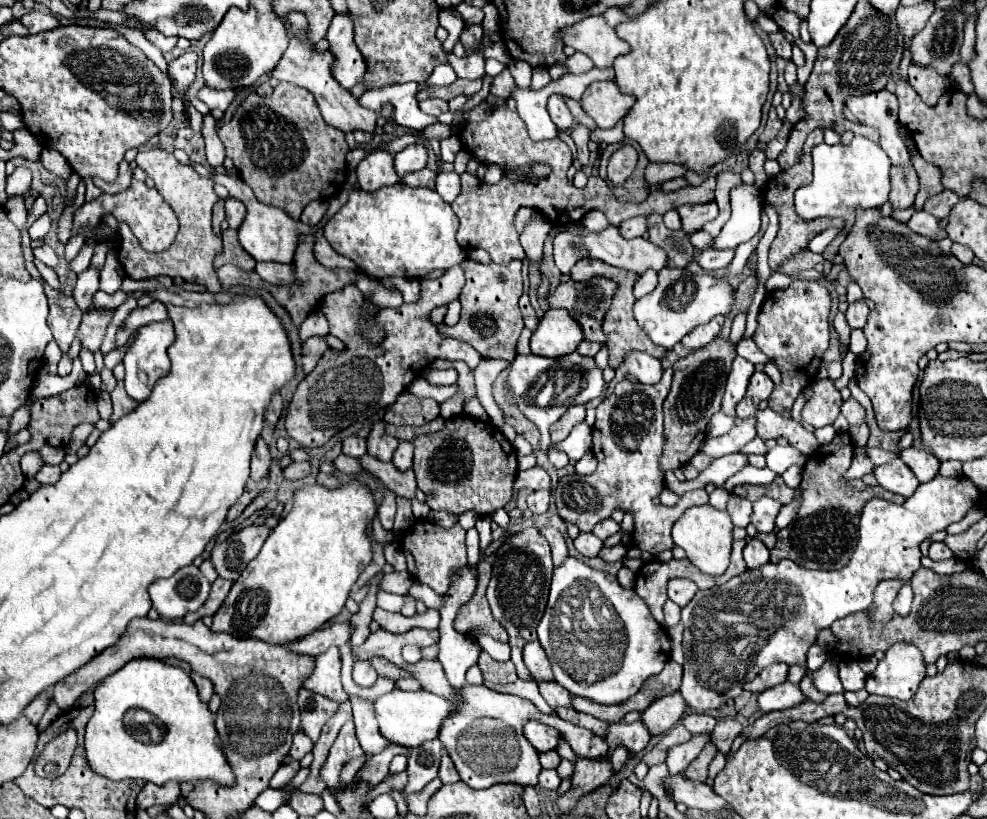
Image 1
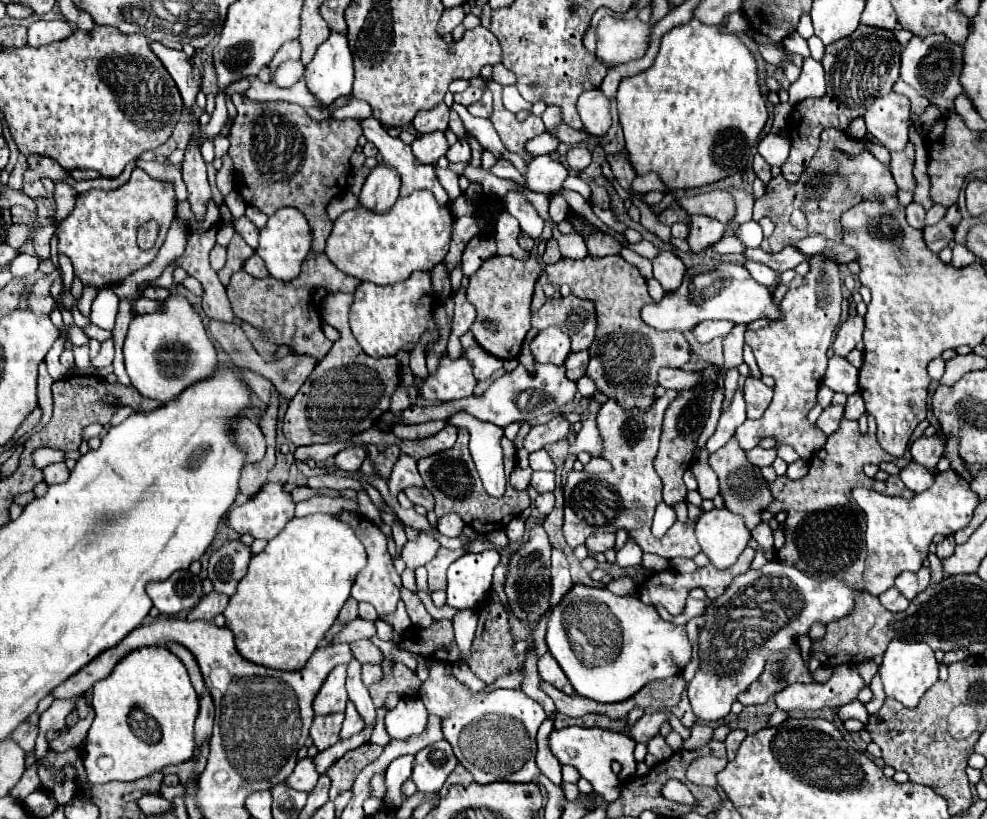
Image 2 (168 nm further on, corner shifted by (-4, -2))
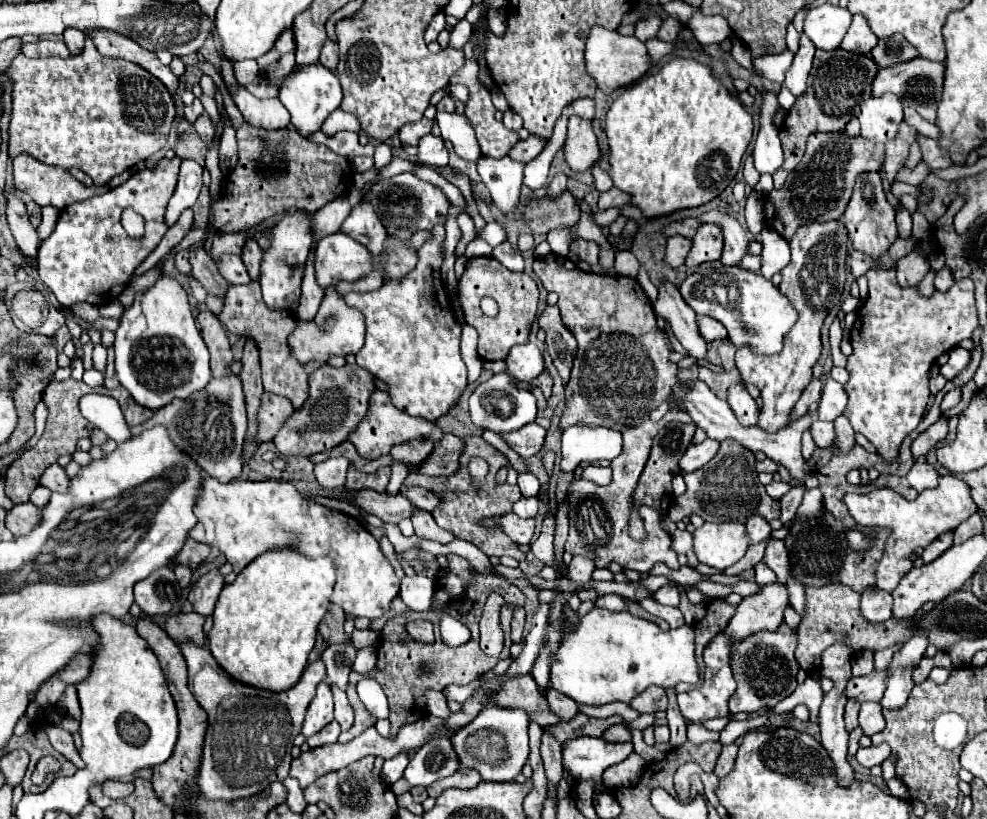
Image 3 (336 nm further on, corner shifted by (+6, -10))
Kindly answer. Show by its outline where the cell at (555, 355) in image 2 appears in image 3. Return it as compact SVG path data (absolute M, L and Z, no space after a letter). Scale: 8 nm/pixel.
M532 342L514 346L506 358L506 370L510 376L530 382L534 378L538 378L544 372L544 356L542 350L538 346L534 346Z

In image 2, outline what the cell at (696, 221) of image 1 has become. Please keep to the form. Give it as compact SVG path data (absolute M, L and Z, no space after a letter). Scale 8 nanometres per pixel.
M692 216L688 244L694 254L702 254L724 236L724 226L708 216Z

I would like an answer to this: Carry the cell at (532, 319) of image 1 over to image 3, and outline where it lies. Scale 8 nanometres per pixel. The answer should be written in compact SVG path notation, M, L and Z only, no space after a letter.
M546 306L546 310L538 318L538 326L546 332L546 348L552 356L554 366L558 368L564 384L566 384L570 378L572 354L576 350L576 338L564 326L558 306Z

